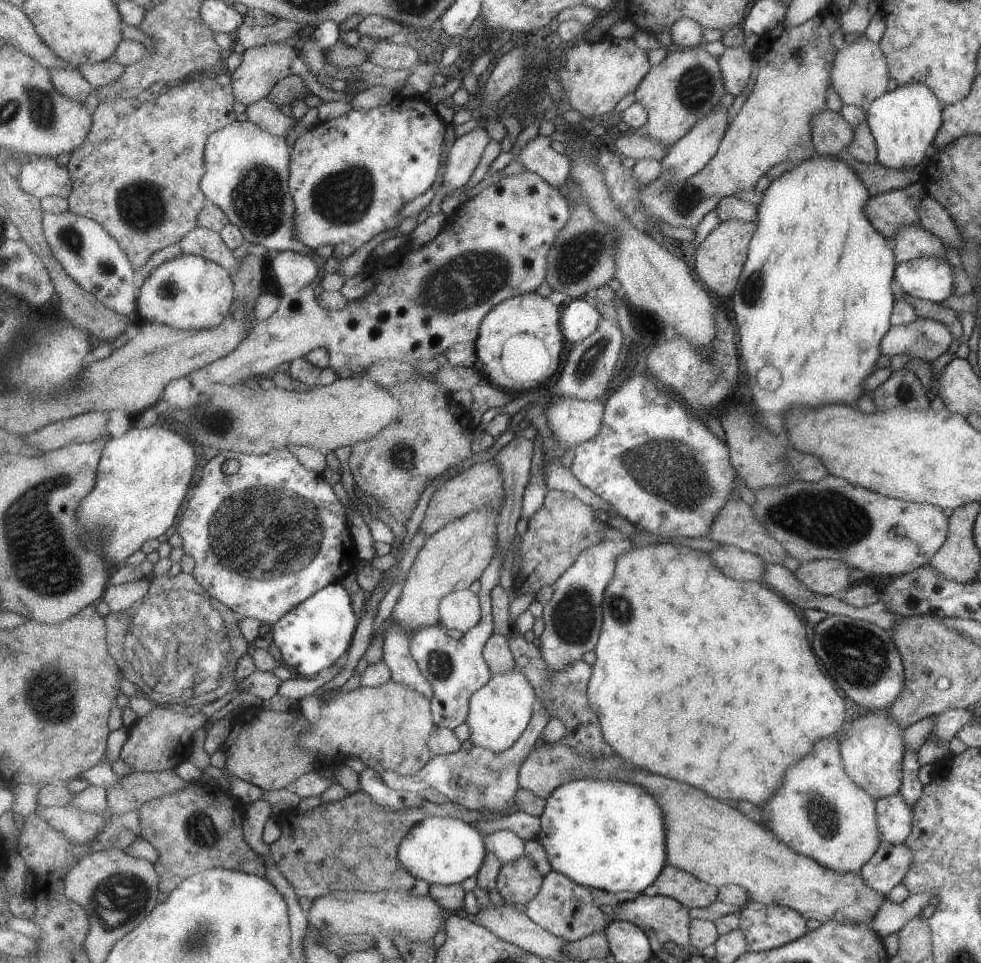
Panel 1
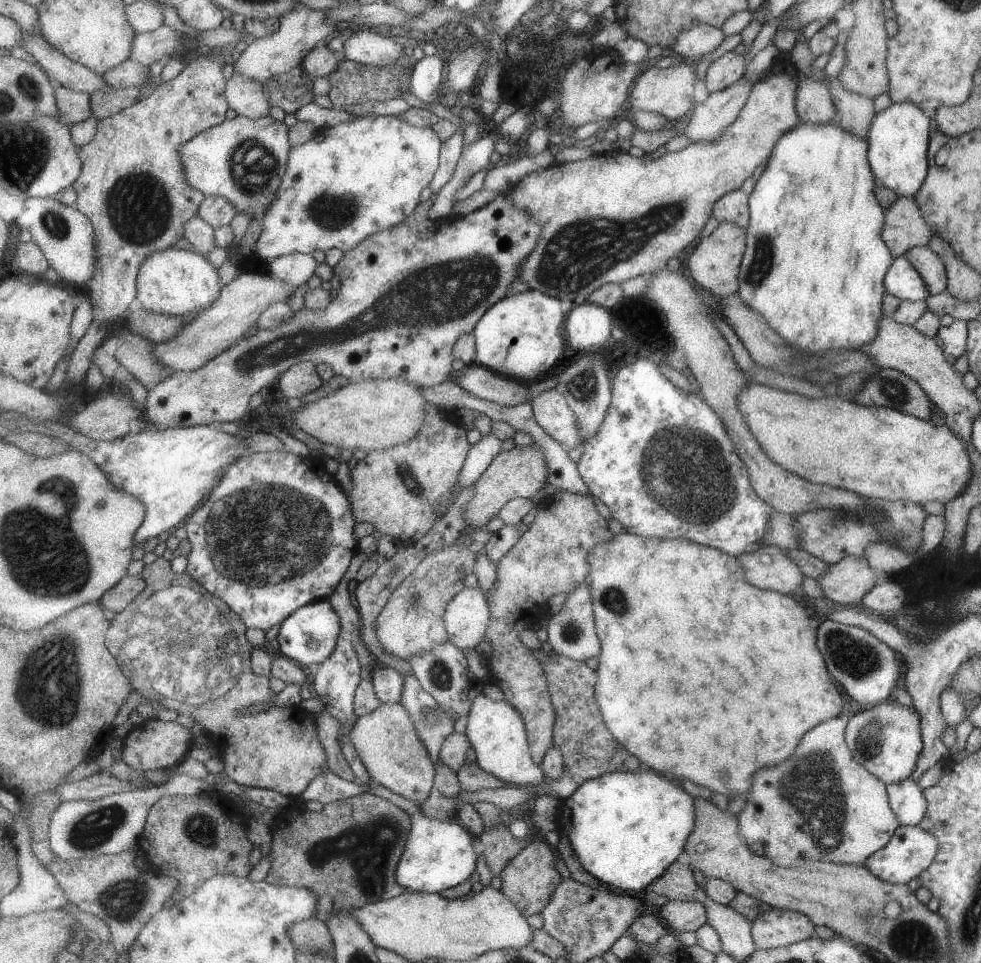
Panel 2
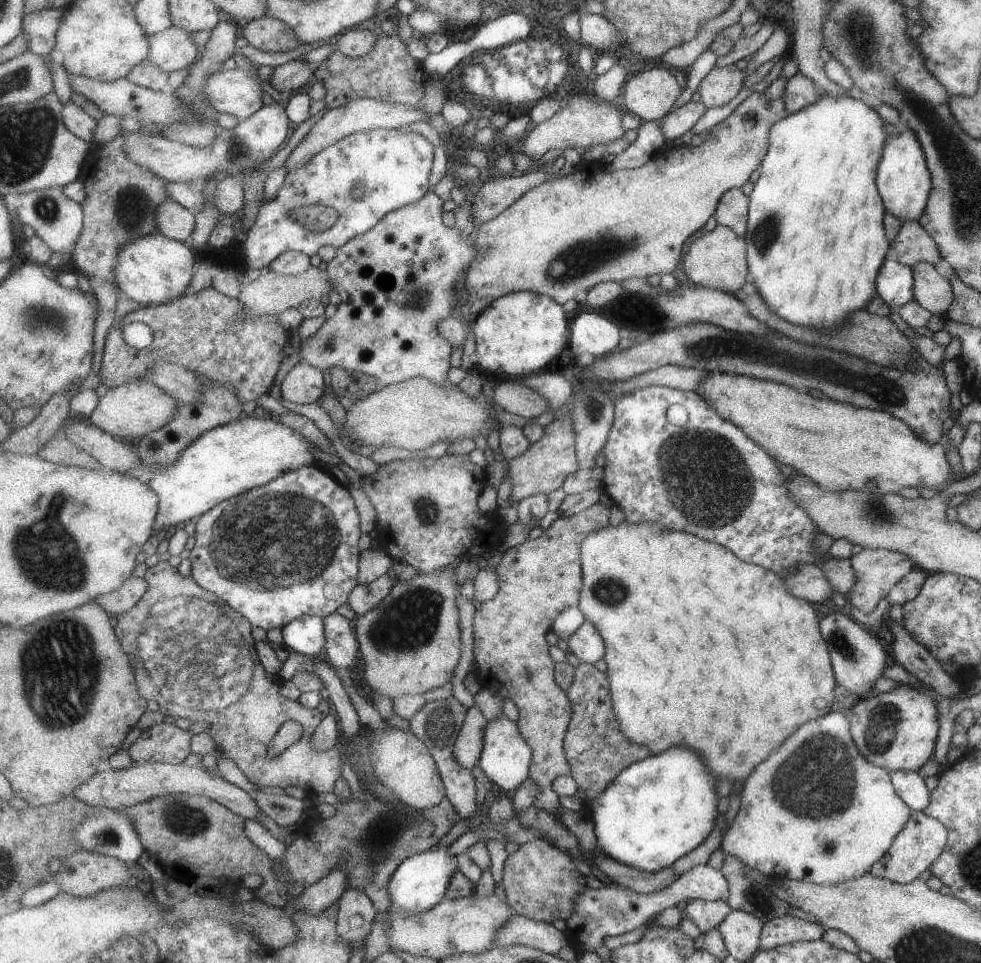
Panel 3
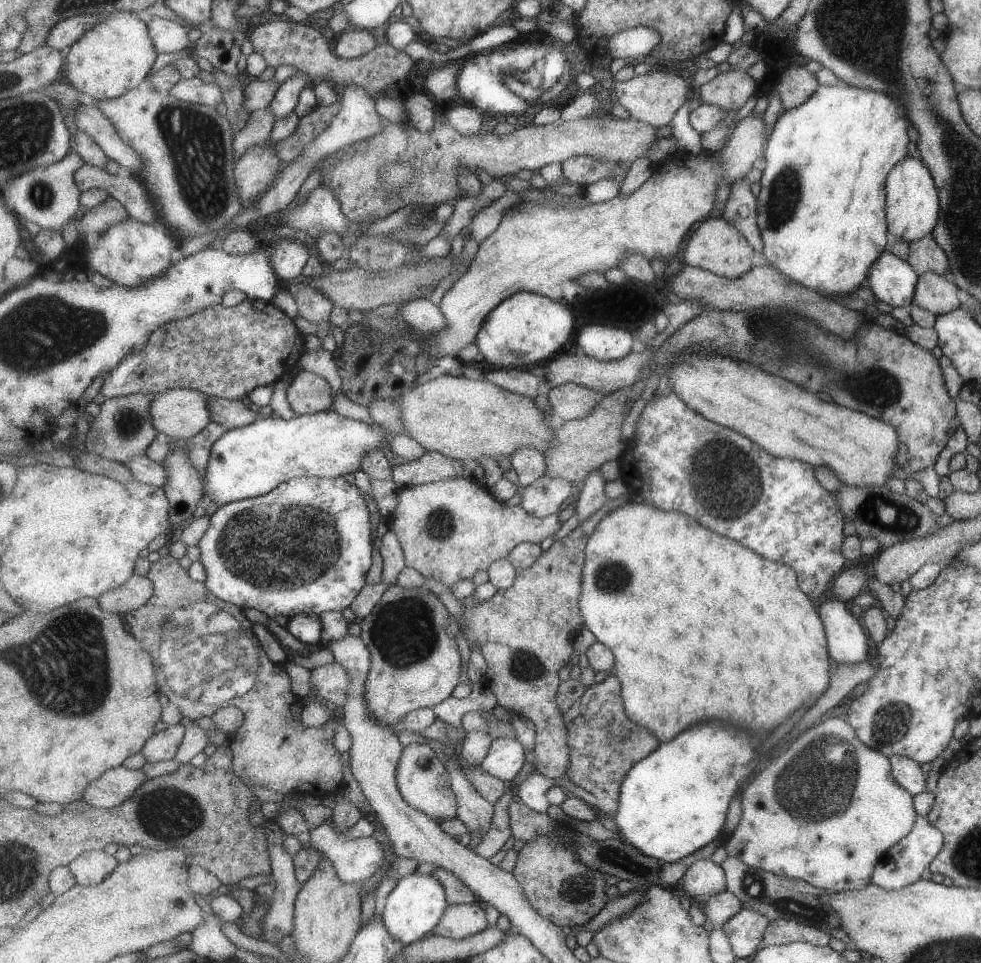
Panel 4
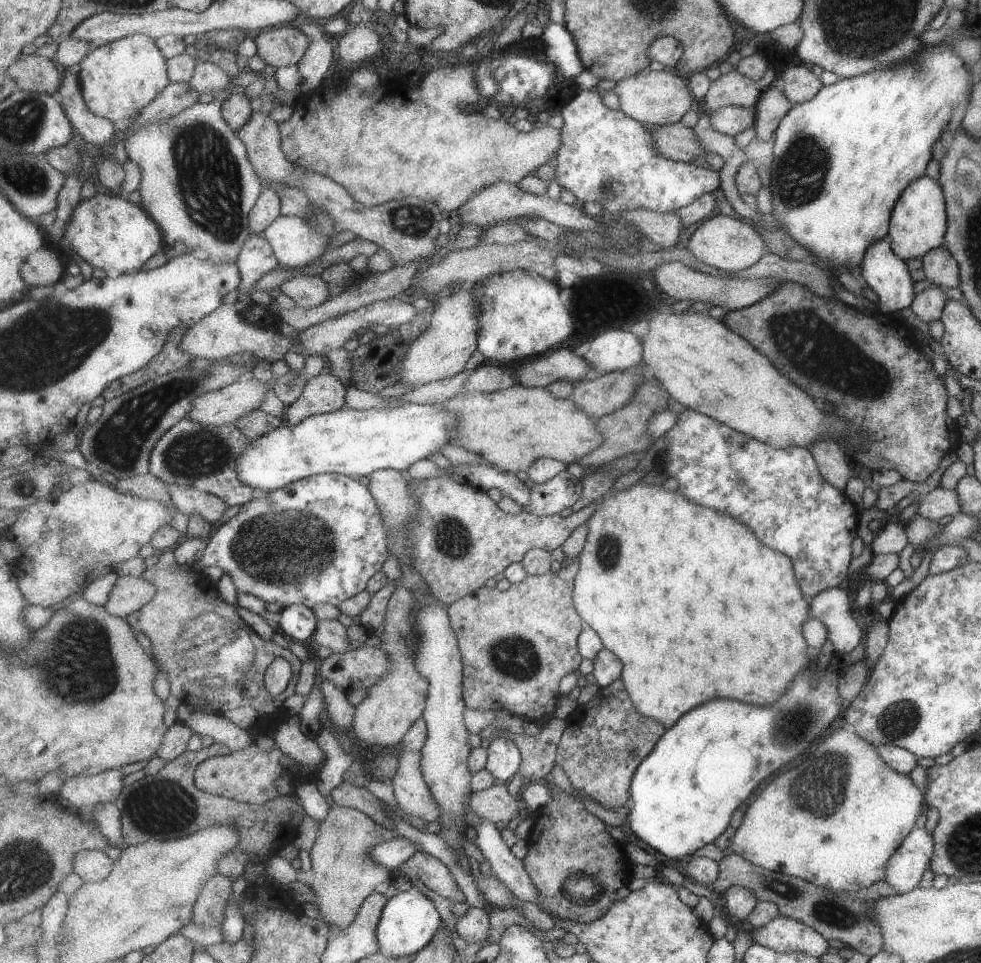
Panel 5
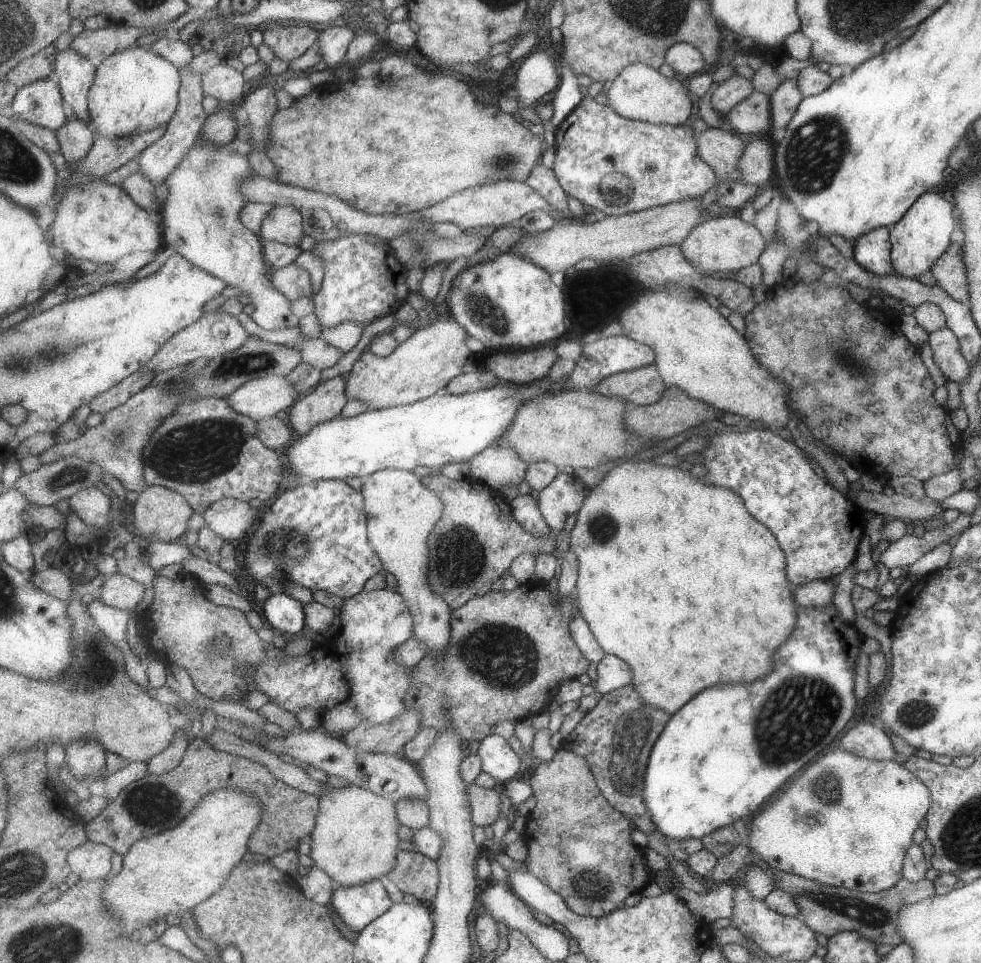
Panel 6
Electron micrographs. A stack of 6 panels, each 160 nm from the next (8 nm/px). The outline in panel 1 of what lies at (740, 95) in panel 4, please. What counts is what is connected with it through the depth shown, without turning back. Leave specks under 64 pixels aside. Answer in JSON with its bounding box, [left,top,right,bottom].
[718,46,751,94]

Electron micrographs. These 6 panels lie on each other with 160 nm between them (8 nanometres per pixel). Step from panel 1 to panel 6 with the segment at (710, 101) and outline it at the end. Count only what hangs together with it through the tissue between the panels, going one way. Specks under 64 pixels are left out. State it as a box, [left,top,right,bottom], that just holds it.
[605,62,693,125]

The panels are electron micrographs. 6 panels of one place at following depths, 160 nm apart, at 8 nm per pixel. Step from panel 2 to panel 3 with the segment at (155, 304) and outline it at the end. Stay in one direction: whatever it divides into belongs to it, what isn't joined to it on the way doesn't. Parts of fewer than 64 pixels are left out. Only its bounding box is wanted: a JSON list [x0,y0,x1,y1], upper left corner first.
[116,232,197,305]

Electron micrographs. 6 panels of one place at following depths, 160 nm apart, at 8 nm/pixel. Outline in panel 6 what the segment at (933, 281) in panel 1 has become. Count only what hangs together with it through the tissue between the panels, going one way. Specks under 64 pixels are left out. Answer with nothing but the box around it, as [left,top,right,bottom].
[852,227,894,276]

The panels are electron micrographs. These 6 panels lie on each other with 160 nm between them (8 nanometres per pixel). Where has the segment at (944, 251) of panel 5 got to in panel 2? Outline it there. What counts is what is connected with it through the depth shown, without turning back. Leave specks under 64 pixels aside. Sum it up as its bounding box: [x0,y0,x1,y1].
[882,197,933,257]

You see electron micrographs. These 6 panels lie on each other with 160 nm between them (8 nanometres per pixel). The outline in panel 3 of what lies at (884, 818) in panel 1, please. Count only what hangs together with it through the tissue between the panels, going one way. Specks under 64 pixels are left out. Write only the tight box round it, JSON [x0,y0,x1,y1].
[890,771,930,811]

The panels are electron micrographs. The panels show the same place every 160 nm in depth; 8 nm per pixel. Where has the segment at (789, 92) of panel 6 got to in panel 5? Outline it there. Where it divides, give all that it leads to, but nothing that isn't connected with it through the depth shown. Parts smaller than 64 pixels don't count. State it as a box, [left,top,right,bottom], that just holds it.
[751,90,793,141]

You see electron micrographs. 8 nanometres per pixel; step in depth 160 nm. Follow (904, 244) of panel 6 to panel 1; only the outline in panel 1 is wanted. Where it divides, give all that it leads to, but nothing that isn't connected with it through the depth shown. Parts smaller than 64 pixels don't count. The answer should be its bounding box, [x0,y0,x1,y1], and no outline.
[865,83,943,169]

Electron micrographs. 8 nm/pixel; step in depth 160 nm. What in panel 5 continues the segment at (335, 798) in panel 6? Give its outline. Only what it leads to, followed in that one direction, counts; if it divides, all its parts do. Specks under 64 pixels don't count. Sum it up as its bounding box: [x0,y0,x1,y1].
[311,804,394,929]

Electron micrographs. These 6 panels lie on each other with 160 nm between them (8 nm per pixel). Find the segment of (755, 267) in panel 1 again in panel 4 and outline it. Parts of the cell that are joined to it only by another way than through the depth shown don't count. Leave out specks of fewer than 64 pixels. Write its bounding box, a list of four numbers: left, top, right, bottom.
[756,85,909,298]

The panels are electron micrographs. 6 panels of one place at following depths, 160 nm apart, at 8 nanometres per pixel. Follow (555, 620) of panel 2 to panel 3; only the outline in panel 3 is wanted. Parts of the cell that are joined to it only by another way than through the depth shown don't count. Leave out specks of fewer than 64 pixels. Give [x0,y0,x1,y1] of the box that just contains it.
[567,619,606,664]

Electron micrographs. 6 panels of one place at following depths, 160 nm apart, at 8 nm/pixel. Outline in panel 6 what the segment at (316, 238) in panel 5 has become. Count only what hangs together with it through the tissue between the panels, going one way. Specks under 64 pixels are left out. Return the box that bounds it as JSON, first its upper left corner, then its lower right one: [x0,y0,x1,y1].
[259,206,304,245]

